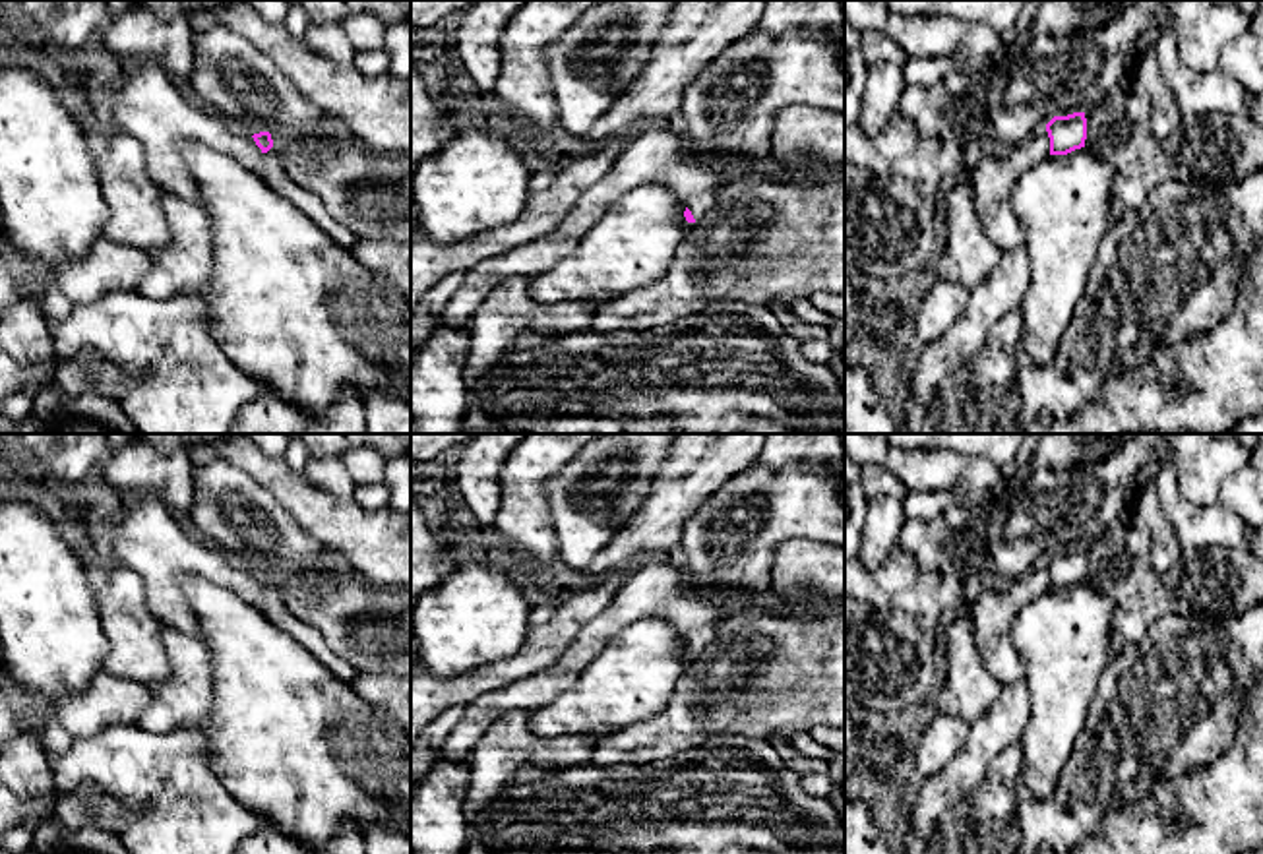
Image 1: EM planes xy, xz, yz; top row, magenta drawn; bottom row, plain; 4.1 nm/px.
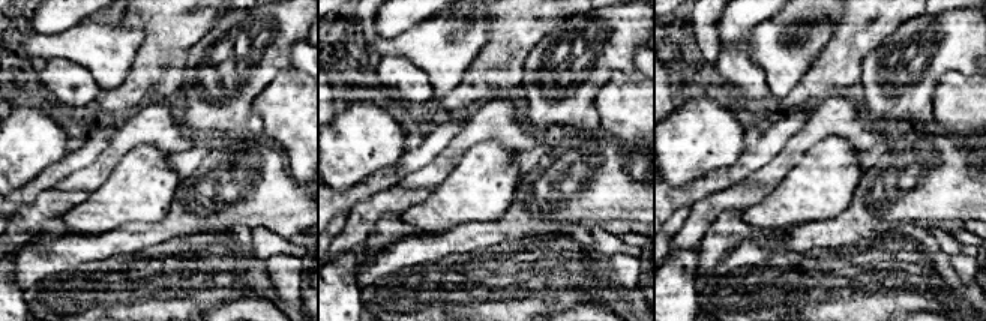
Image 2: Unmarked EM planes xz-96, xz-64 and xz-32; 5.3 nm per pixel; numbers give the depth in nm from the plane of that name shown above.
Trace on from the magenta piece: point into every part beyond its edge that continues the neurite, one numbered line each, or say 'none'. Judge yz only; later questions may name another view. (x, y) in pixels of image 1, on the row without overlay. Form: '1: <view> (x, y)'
none

